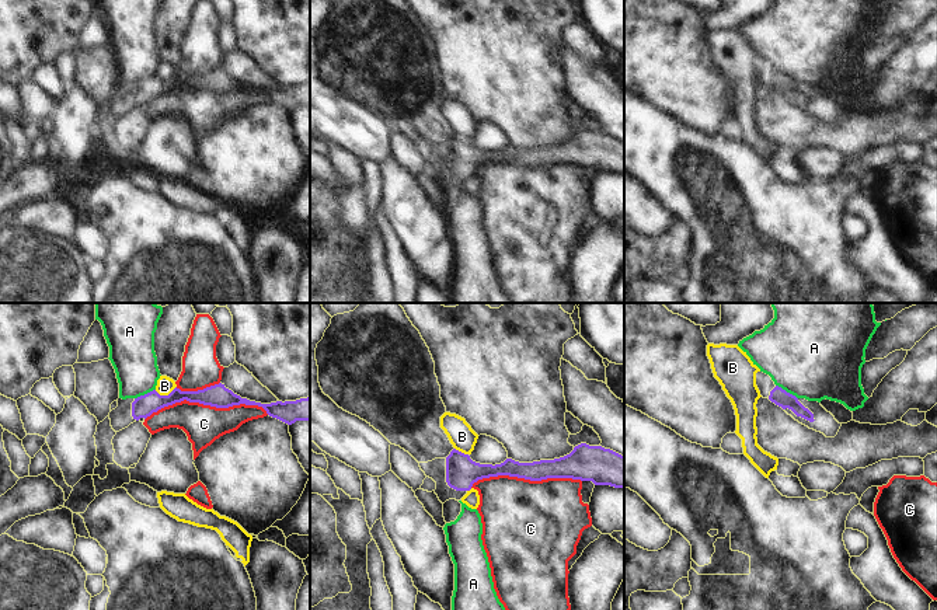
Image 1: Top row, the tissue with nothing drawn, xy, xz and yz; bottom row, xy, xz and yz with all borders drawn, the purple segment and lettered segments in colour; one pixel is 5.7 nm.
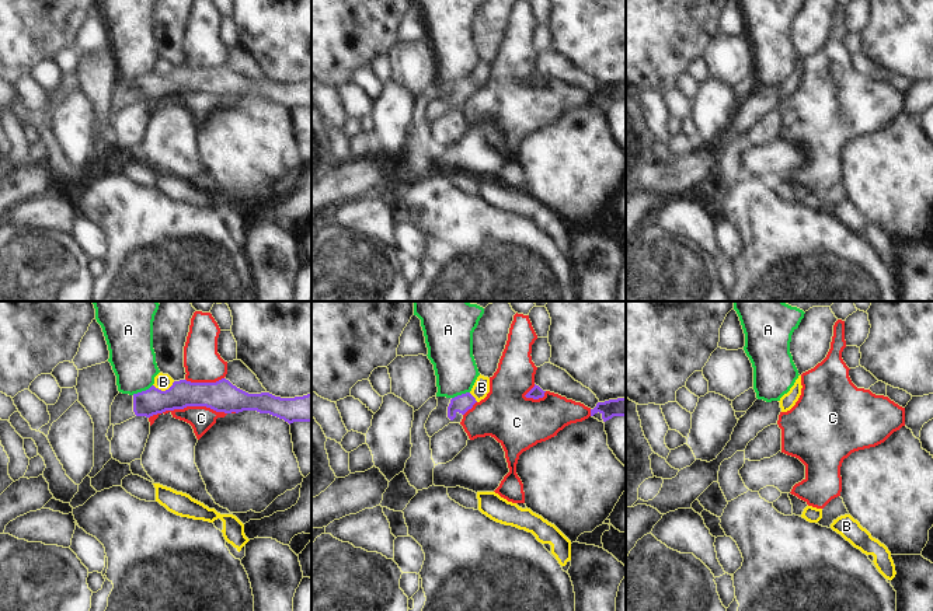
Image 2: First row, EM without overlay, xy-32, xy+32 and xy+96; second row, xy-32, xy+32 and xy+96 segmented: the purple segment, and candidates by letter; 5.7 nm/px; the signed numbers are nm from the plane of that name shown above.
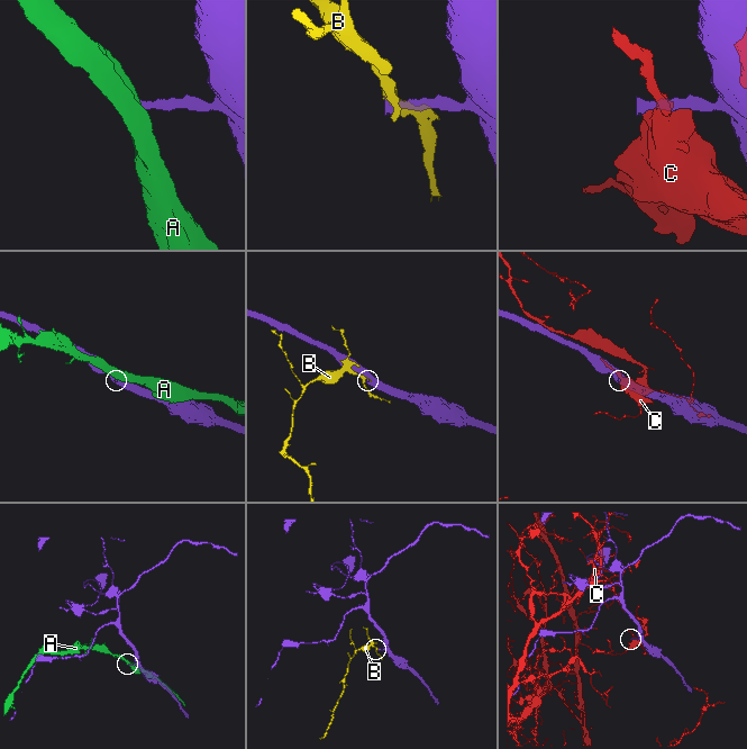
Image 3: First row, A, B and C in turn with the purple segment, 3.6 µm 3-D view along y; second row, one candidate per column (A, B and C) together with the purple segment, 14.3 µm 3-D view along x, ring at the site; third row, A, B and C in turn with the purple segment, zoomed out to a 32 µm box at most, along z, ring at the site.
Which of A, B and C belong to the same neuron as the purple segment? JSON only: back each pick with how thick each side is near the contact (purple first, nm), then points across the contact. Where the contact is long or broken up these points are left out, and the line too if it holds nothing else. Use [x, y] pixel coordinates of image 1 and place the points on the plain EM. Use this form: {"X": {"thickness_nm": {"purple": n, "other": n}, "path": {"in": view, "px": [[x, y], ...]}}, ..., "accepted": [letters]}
{"accepted": []}

